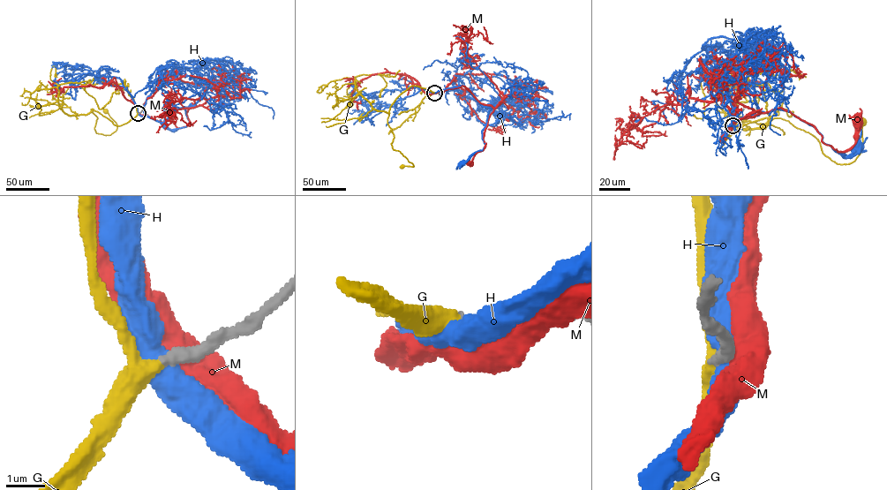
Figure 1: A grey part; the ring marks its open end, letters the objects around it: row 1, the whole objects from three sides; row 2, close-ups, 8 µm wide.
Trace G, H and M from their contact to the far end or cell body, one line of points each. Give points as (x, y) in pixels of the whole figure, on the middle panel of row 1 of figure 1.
G: (434, 93), (410, 86), (390, 107), (387, 122), (394, 134), (392, 147), (414, 166), (402, 167)
H: (434, 93), (463, 86), (483, 106), (490, 109), (482, 131), (484, 146), (461, 163)
M: (435, 93), (463, 86), (480, 102), (493, 109), (483, 138), (486, 144), (469, 163)

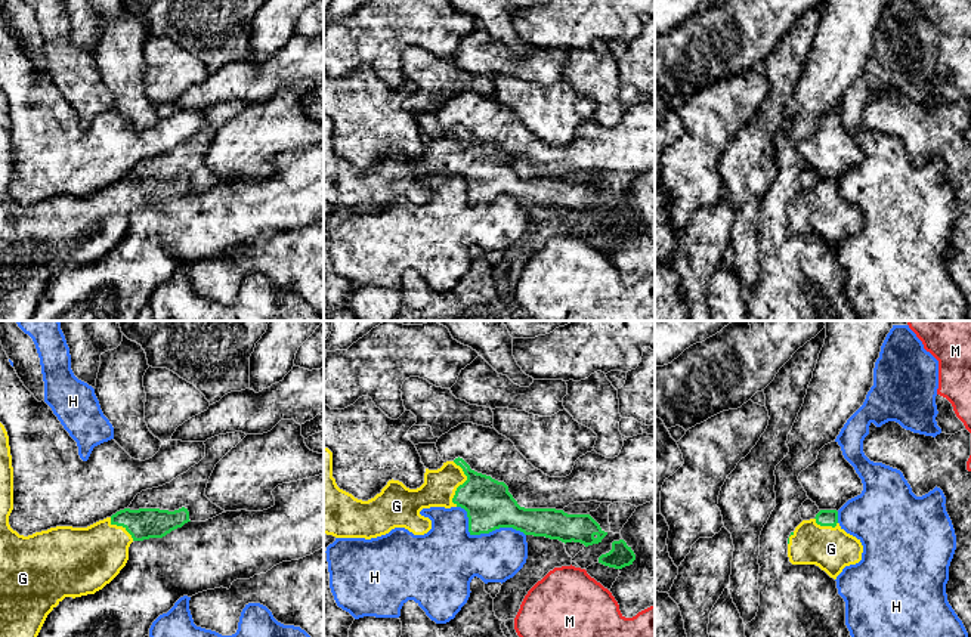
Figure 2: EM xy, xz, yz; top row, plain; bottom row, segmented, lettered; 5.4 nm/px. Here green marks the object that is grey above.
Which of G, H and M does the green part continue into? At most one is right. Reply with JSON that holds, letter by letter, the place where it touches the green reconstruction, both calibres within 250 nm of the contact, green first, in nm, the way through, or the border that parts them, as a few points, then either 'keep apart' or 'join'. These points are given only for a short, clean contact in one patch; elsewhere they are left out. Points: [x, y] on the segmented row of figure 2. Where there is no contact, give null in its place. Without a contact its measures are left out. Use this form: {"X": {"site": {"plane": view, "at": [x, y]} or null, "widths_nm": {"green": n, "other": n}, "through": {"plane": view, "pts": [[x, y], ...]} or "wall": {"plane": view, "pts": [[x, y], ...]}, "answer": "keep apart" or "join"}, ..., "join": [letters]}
{"G": {"site": {"plane": "xz", "at": [463, 484]}, "widths_nm": {"green": 260, "other": 180}, "through": {"plane": "xz", "pts": [[489, 506], [463, 484], [439, 486]]}, "answer": "join"}, "H": {"site": {"plane": "xz", "at": [484, 532]}, "widths_nm": {"green": 260, "other": 360}, "answer": "keep apart"}, "M": {"site": null, "answer": "keep apart"}, "join": ["G"]}

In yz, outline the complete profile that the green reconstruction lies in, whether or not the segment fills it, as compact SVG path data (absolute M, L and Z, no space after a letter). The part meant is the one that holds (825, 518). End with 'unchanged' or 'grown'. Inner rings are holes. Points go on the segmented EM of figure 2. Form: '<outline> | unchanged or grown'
M820 510L814 519L803 520L788 538L792 565L816 565L834 579L845 566L859 563L862 553L860 539L839 526L837 510Z | grown

